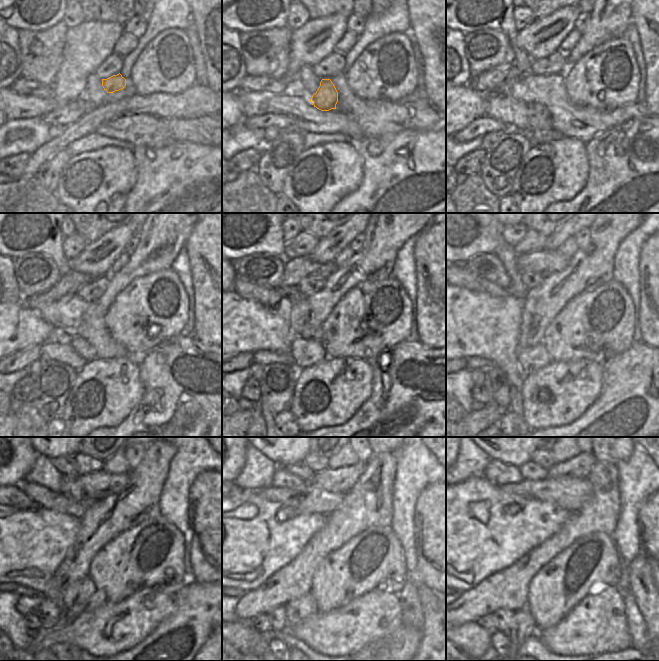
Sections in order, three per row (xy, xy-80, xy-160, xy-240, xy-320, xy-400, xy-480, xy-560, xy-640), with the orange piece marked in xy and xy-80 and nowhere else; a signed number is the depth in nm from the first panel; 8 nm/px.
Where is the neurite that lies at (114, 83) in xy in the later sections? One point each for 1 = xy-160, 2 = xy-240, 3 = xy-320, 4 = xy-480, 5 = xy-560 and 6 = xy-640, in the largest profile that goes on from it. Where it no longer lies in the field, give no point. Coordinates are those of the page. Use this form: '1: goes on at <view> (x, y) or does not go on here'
1: goes on at xy-160 (541, 121)
2: goes on at xy-240 (81, 346)
3: goes on at xy-320 (305, 353)
4: goes on at xy-480 (77, 596)
5: goes on at xy-560 (297, 610)
6: goes on at xy-640 (523, 626)

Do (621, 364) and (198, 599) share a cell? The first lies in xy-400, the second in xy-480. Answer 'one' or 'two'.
one

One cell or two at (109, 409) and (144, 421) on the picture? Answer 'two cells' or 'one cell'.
two cells

